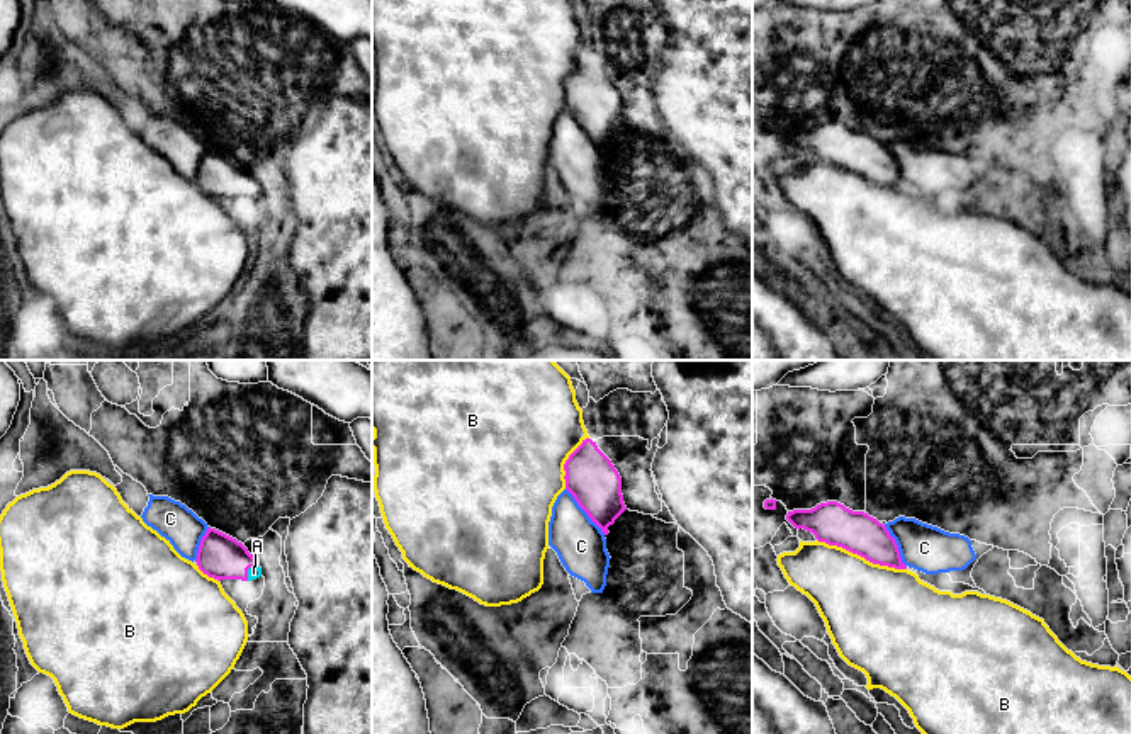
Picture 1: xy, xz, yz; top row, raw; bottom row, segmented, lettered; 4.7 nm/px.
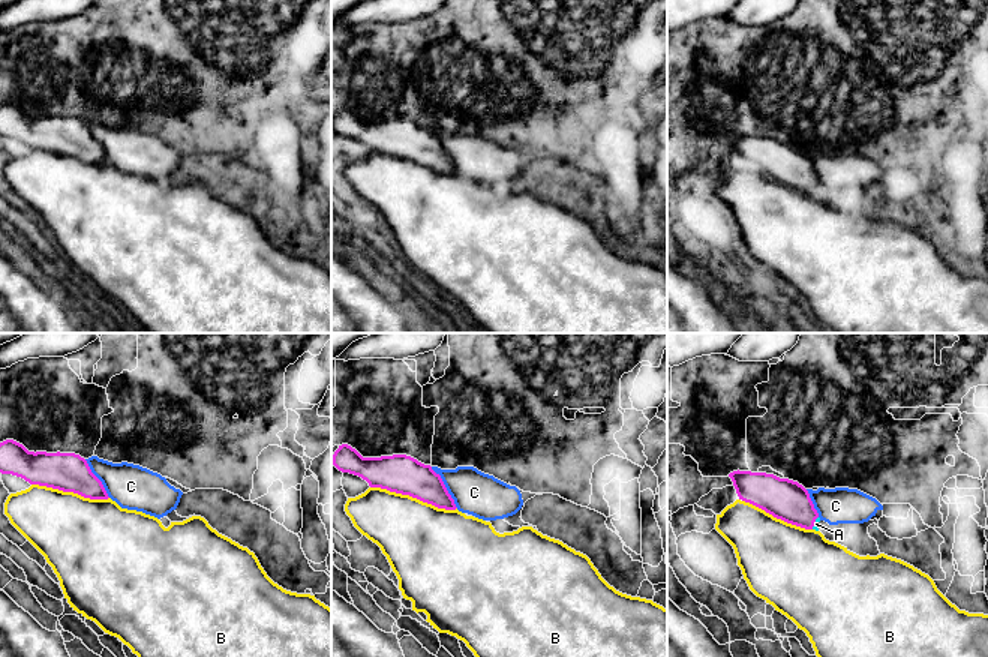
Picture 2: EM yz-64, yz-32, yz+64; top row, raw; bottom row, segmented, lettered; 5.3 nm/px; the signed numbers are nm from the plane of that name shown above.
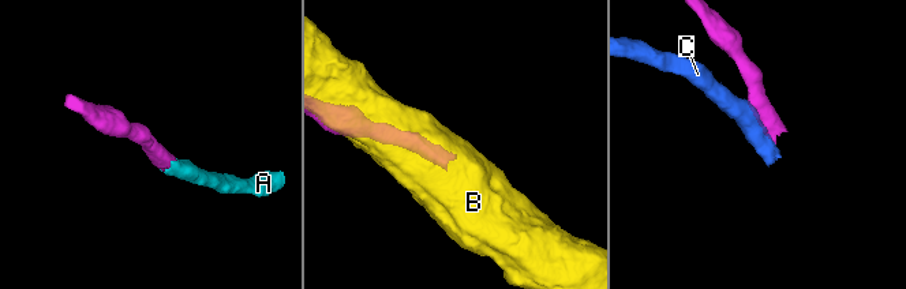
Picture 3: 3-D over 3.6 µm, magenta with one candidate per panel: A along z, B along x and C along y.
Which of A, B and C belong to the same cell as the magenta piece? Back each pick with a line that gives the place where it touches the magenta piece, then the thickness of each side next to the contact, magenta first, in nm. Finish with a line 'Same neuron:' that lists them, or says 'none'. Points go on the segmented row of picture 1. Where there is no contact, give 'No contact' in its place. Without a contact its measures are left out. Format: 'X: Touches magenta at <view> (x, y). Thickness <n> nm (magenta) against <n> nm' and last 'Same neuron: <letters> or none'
A: Touches magenta at xy (248, 568). Thickness 220 nm (magenta) against 60 nm
Same neuron: A

